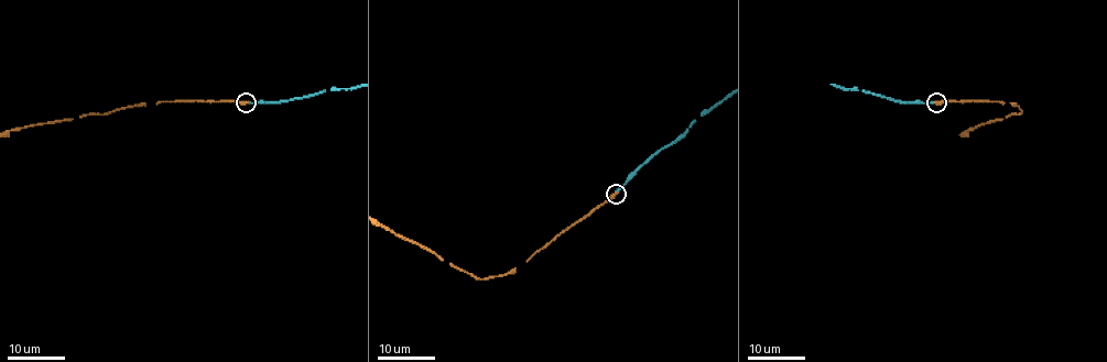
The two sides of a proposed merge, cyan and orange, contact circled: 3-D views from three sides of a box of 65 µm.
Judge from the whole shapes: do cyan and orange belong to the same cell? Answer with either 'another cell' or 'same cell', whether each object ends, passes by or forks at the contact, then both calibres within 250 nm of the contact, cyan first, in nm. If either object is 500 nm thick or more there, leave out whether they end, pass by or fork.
another cell | cyan ends | orange ends | 240/400 nm

